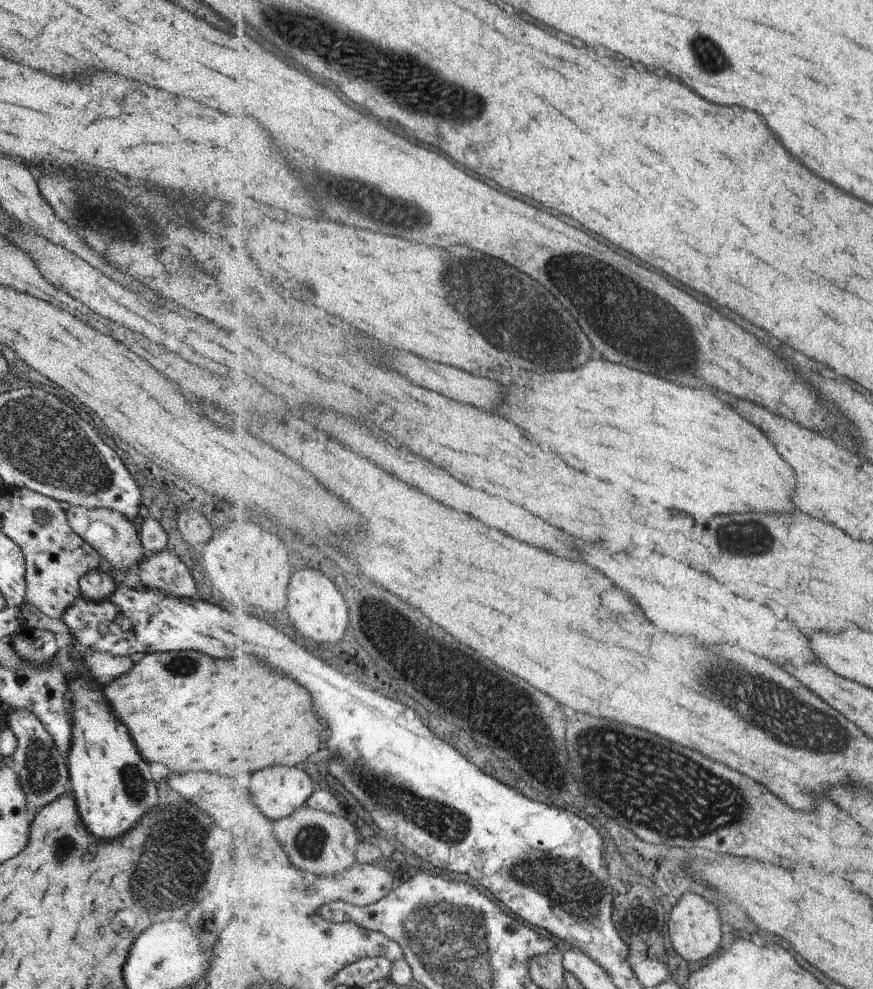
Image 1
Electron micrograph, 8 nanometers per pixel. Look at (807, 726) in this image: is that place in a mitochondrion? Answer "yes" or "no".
yes

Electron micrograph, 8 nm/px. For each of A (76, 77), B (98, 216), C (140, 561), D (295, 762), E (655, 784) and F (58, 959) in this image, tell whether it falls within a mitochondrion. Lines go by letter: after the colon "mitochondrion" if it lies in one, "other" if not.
A: other
B: mitochondrion
C: other
D: other
E: mitochondrion
F: other

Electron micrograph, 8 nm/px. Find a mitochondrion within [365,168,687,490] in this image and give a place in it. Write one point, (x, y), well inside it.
(504, 305)

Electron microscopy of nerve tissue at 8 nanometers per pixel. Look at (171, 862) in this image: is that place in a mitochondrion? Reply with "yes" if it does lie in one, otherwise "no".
yes

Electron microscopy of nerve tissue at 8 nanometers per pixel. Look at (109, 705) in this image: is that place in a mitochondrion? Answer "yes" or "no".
no

